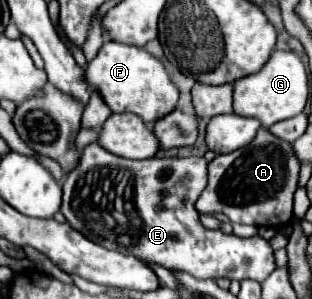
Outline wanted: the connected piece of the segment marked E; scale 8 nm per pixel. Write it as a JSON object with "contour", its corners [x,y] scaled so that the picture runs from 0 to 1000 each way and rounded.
{"contour":[[[288,478],[263,498],[250,552],[212,579],[212,639],[199,672],[199,712],[212,739],[276,786],[288,806],[365,833],[378,846],[410,846],[442,860],[449,873],[474,886],[519,886],[545,906],[583,906],[615,920],[622,933],[821,933],[840,946],[878,900],[878,839],[853,799],[833,786],[821,793],[756,793],[724,786],[712,773],[660,766],[641,746],[641,719],[628,712],[628,666],[654,639],[667,612],[667,572],[660,572],[660,532],[654,525],[596,525],[596,532],[513,532],[481,525],[455,538],[397,532],[378,518],[346,512],[314,478]]]}

